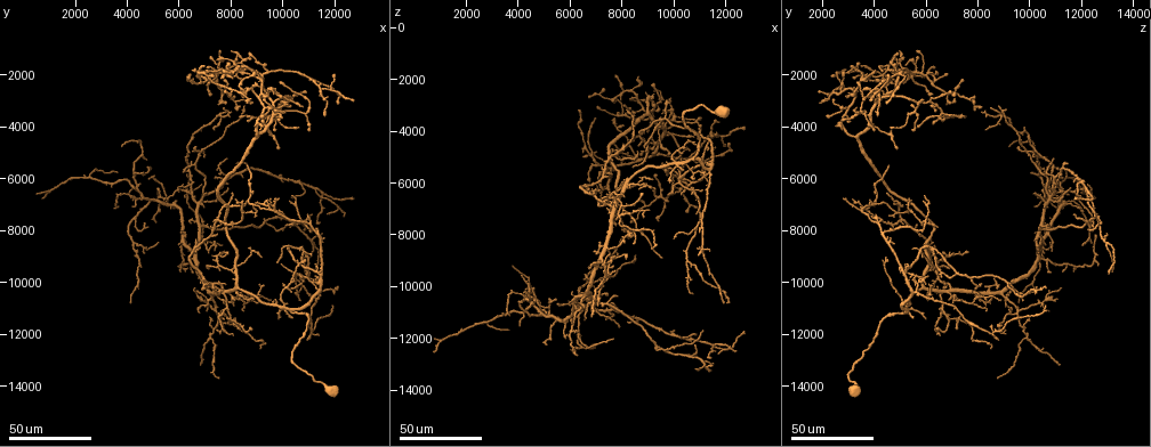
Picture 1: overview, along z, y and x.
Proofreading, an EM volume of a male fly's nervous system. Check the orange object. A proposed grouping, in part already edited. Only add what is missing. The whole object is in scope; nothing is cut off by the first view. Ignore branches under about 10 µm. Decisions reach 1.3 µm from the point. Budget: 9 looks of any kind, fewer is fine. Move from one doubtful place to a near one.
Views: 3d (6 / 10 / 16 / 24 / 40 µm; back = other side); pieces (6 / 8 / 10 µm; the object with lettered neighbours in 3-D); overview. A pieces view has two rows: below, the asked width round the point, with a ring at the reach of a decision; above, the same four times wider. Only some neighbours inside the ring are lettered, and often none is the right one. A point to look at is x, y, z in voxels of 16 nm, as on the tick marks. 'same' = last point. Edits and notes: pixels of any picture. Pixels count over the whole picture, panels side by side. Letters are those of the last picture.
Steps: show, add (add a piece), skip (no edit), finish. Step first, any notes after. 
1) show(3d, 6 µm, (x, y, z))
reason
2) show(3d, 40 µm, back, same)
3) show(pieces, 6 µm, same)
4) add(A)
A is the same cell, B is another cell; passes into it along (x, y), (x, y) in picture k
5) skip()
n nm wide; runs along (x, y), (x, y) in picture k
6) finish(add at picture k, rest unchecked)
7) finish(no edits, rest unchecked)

show(3d, 40 µm, (4000, 6500, 11600))
thin end

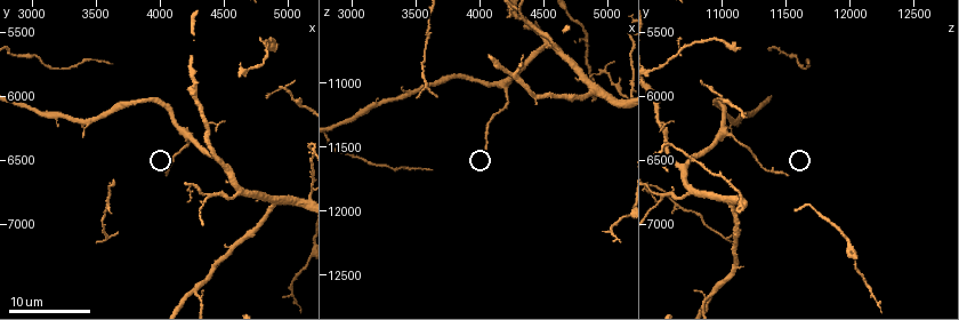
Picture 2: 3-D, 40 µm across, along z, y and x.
show(pieces, 6 µm, (4060, 6620, 11500))
what lies round it

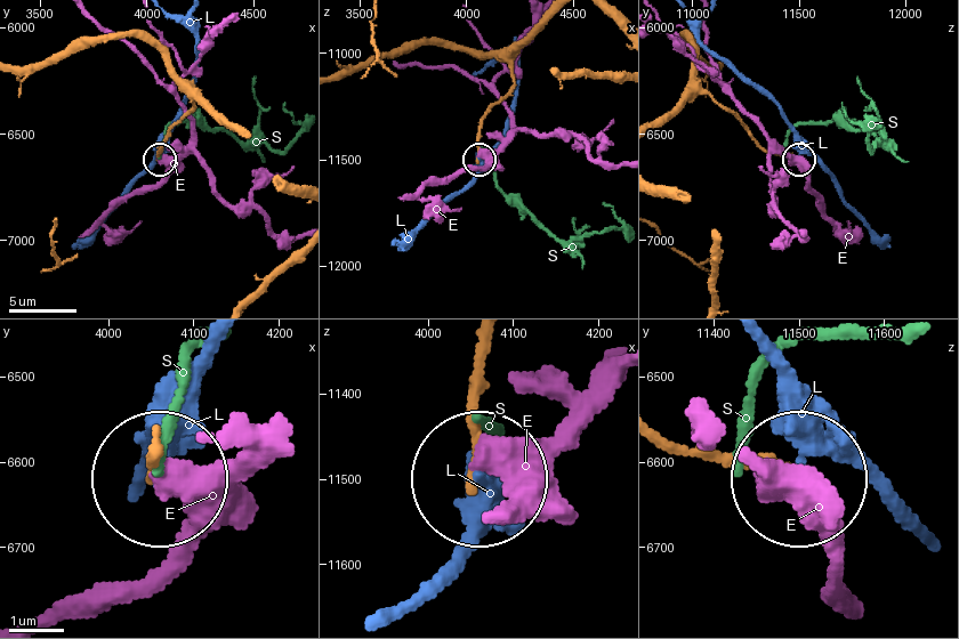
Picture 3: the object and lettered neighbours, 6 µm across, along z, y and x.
skip()
E, L and S are other cells; runs along (482, 341), (473, 472) in picture 3; none of them fits

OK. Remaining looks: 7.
show(3d, 40 µm, (3700, 4800, 9200))
thin end

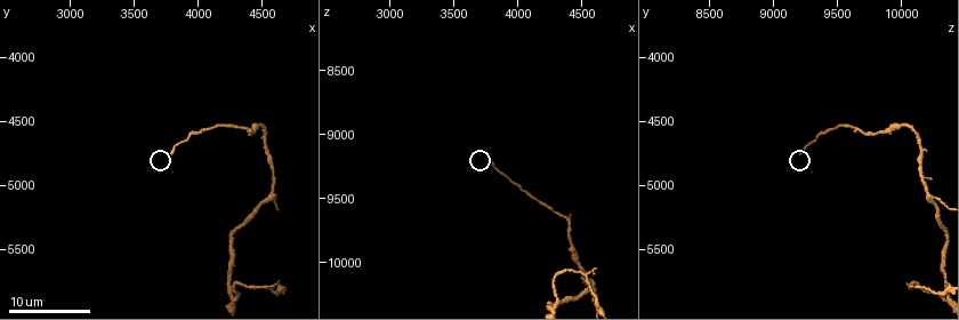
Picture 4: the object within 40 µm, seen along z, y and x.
show(pieces, 6 µm, (3780, 4740, 9220))

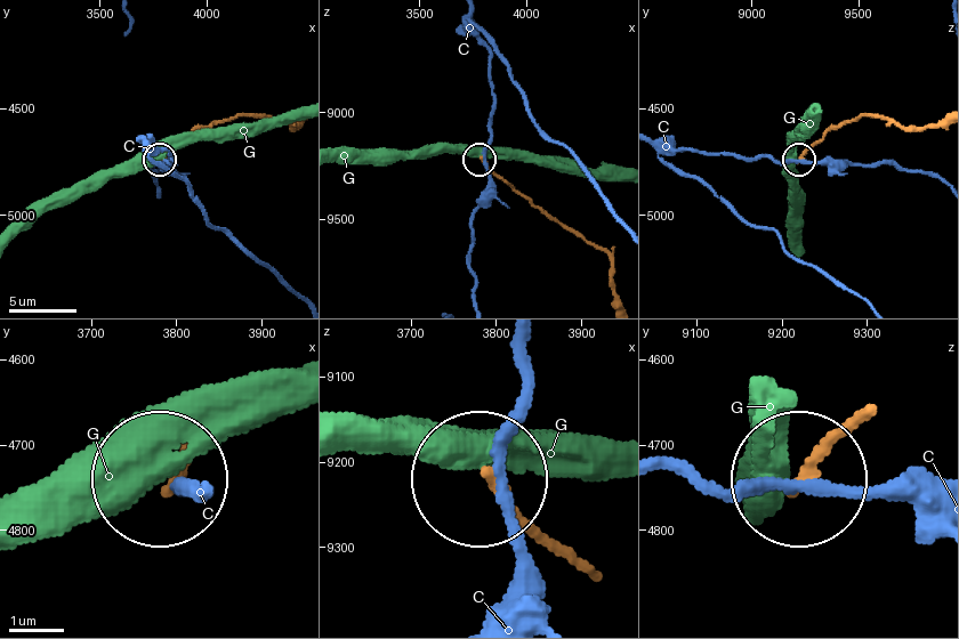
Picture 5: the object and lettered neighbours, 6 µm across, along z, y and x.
skip()
C and G are other cells; runs along (859, 415), (795, 479) in picture 5; no lettered piece goes on from it

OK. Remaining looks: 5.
show(3d, 40 µm, (6700, 1900, 2600))
long arm stops here

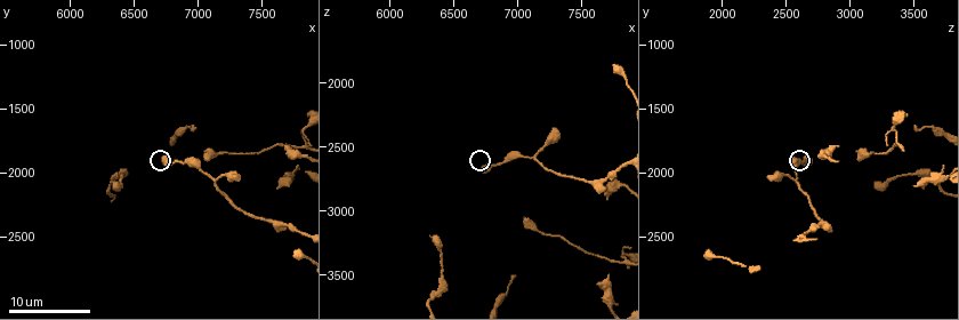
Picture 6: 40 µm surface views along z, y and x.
show(pieces, 10 µm, (6720, 1860, 2660))
see the neighbours

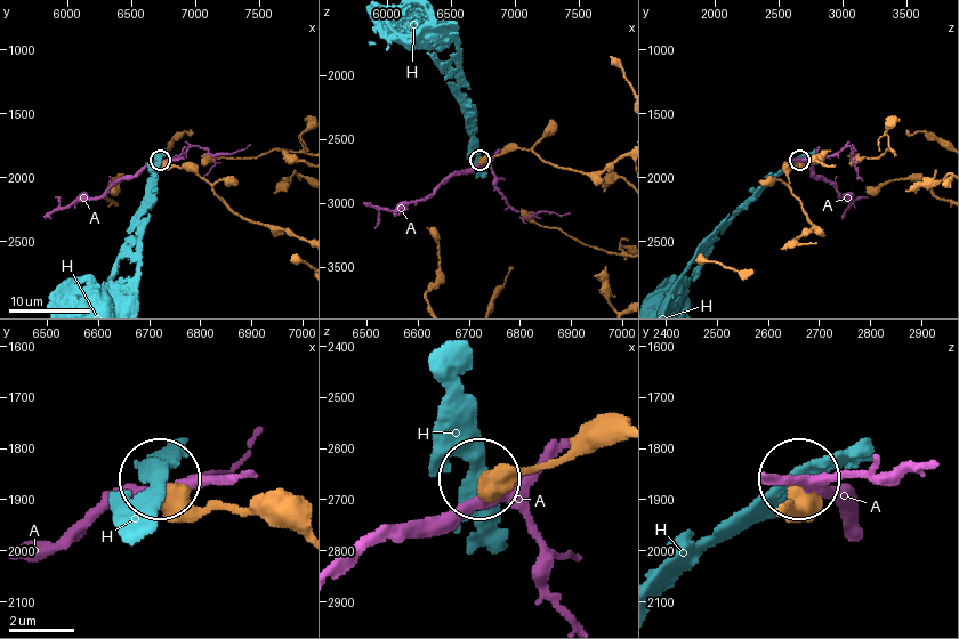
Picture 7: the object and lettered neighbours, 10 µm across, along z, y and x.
skip()
A and H are other cells; none of them fits

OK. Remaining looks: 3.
show(3d, 40 µm, (7900, 5300, 10900))
thin end

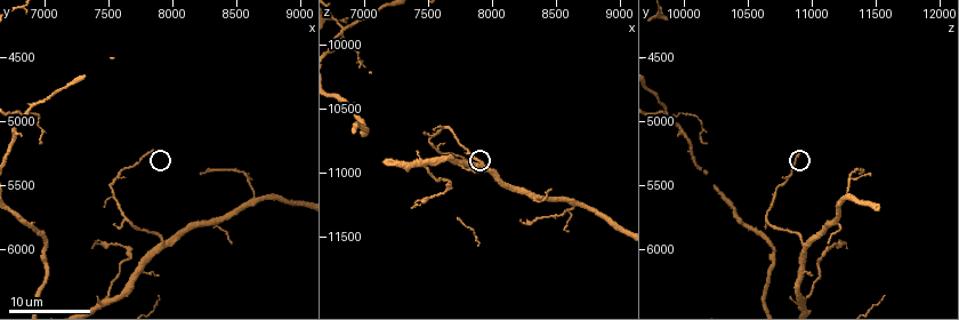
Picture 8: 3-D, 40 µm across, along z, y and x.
show(pieces, 8 µm, (7840, 5240, 10920))

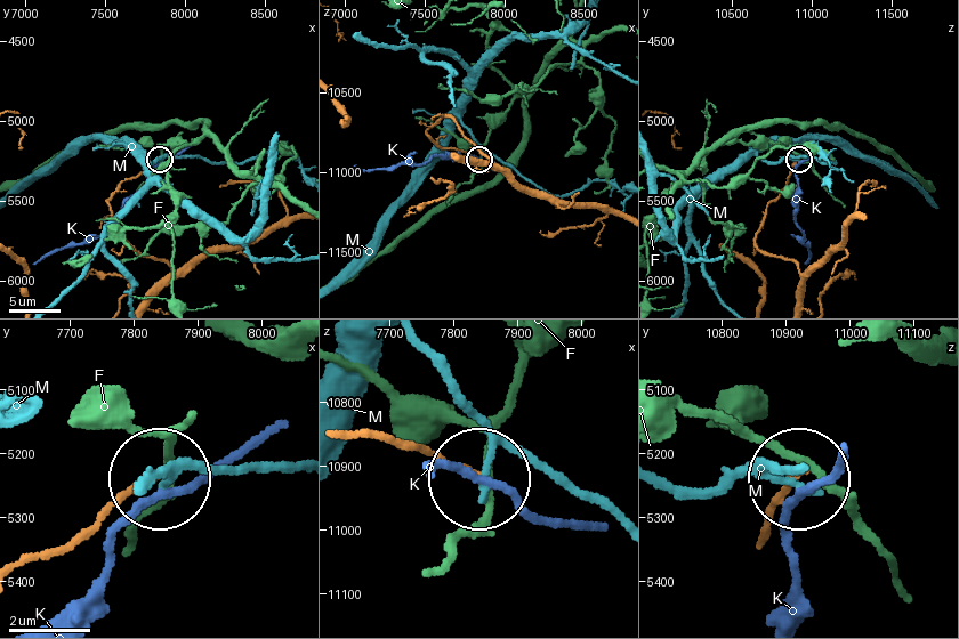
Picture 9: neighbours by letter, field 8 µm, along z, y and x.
skip()
160 nm wide; F, K and M are other cells; runs along (763, 531), (800, 480) in picture 9; none of them fits

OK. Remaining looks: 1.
finish(no edits, rest unchecked)

